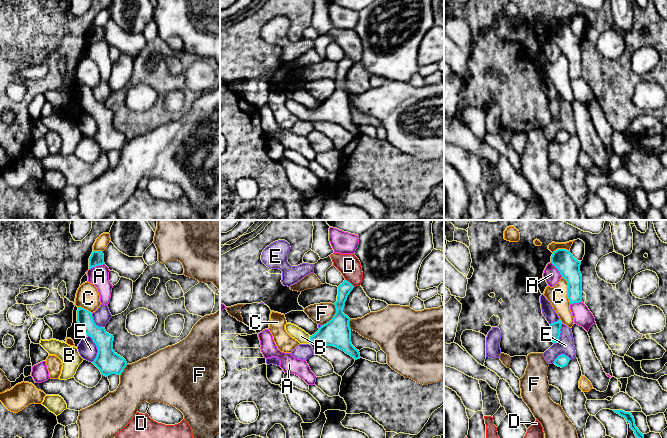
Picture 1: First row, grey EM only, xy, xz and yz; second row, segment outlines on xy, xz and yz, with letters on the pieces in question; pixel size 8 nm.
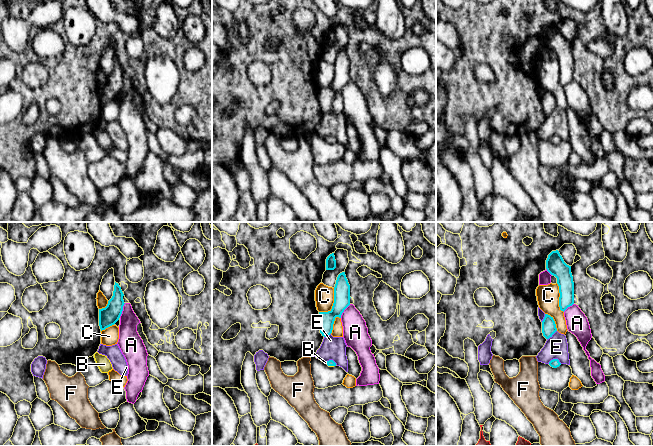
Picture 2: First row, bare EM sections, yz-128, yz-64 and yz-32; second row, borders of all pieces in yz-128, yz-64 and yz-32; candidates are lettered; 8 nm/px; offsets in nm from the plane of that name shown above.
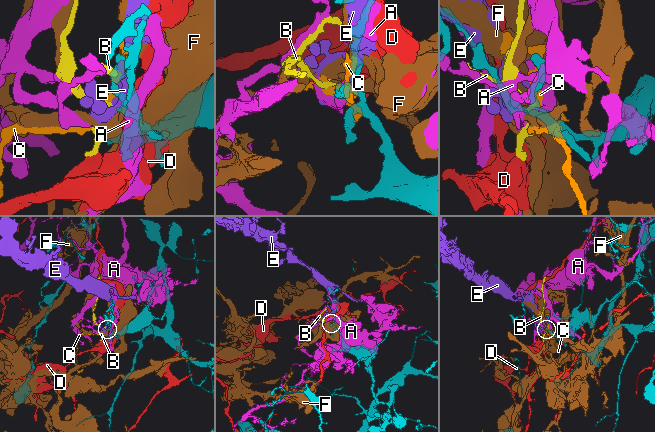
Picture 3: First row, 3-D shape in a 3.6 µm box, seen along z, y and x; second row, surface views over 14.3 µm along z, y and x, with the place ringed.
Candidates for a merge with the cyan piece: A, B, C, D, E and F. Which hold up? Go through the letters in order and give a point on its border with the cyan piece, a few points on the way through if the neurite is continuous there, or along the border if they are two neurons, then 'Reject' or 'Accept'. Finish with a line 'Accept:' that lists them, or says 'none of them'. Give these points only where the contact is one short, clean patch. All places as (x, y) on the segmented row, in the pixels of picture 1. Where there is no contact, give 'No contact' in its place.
A: Touches cyan at xy (96, 265). Reject
B: Touches cyan at xz (310, 340). Path across: xz (336, 332), (310, 340), (301, 336). Accept
C: Touches cyan at yz (568, 290). Reject
D: Touches cyan at xz (349, 282). Reject
E: Touches cyan at xy (97, 348). Reject
F: Touches cyan at xz (333, 316). Reject
Accept: B

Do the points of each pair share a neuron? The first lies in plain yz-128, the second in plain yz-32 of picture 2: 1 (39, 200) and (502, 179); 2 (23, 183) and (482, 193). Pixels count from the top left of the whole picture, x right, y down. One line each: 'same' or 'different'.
1: different
2: different

